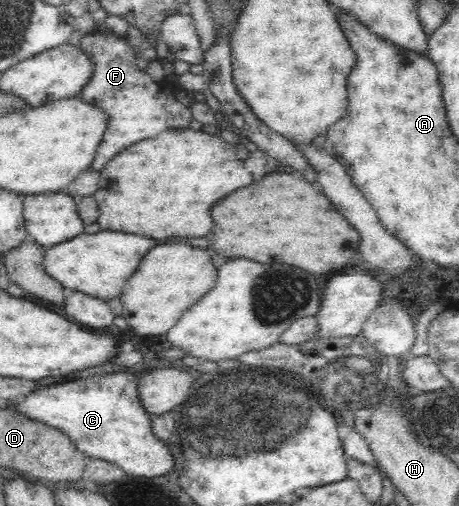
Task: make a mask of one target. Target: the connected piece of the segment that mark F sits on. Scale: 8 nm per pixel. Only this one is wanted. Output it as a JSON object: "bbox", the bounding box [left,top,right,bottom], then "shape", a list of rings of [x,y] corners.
{"bbox":[76,32,192,172],"shape":[[[90,32],[80,40],[78,48],[81,48],[90,57],[90,61],[94,62],[94,73],[76,97],[101,108],[109,116],[108,126],[102,134],[102,140],[92,161],[92,170],[96,172],[102,170],[102,166],[108,164],[118,152],[122,152],[124,148],[128,148],[138,140],[158,136],[164,128],[180,128],[180,124],[182,128],[188,128],[192,120],[190,108],[186,108],[184,102],[172,96],[174,90],[172,84],[164,80],[162,88],[162,84],[160,82],[156,84],[146,70],[138,69],[134,50],[124,38],[114,34],[102,35]]]}

